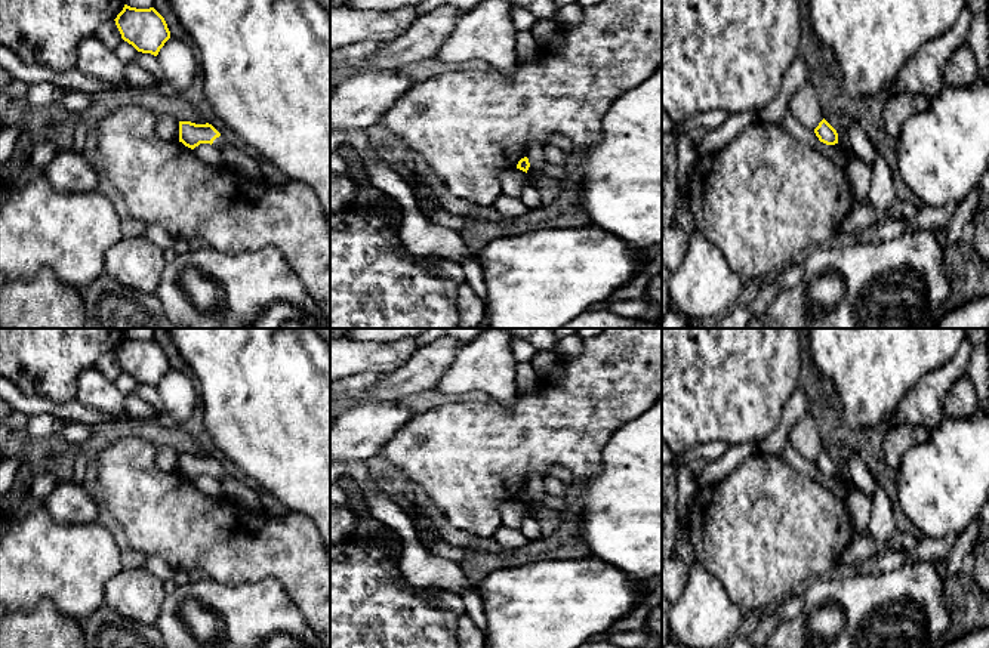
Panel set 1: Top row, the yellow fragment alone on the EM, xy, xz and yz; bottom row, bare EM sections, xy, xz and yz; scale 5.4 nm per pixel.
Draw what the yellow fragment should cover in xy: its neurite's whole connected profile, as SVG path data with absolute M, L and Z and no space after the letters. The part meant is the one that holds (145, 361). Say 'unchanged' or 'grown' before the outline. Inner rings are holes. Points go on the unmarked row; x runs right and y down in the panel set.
unchanged; M124 336L114 351L121 370L138 383L158 386L170 370L164 349L154 340L136 340Z

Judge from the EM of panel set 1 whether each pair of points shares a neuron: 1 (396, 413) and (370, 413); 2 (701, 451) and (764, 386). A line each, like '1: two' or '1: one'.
1: one
2: two

